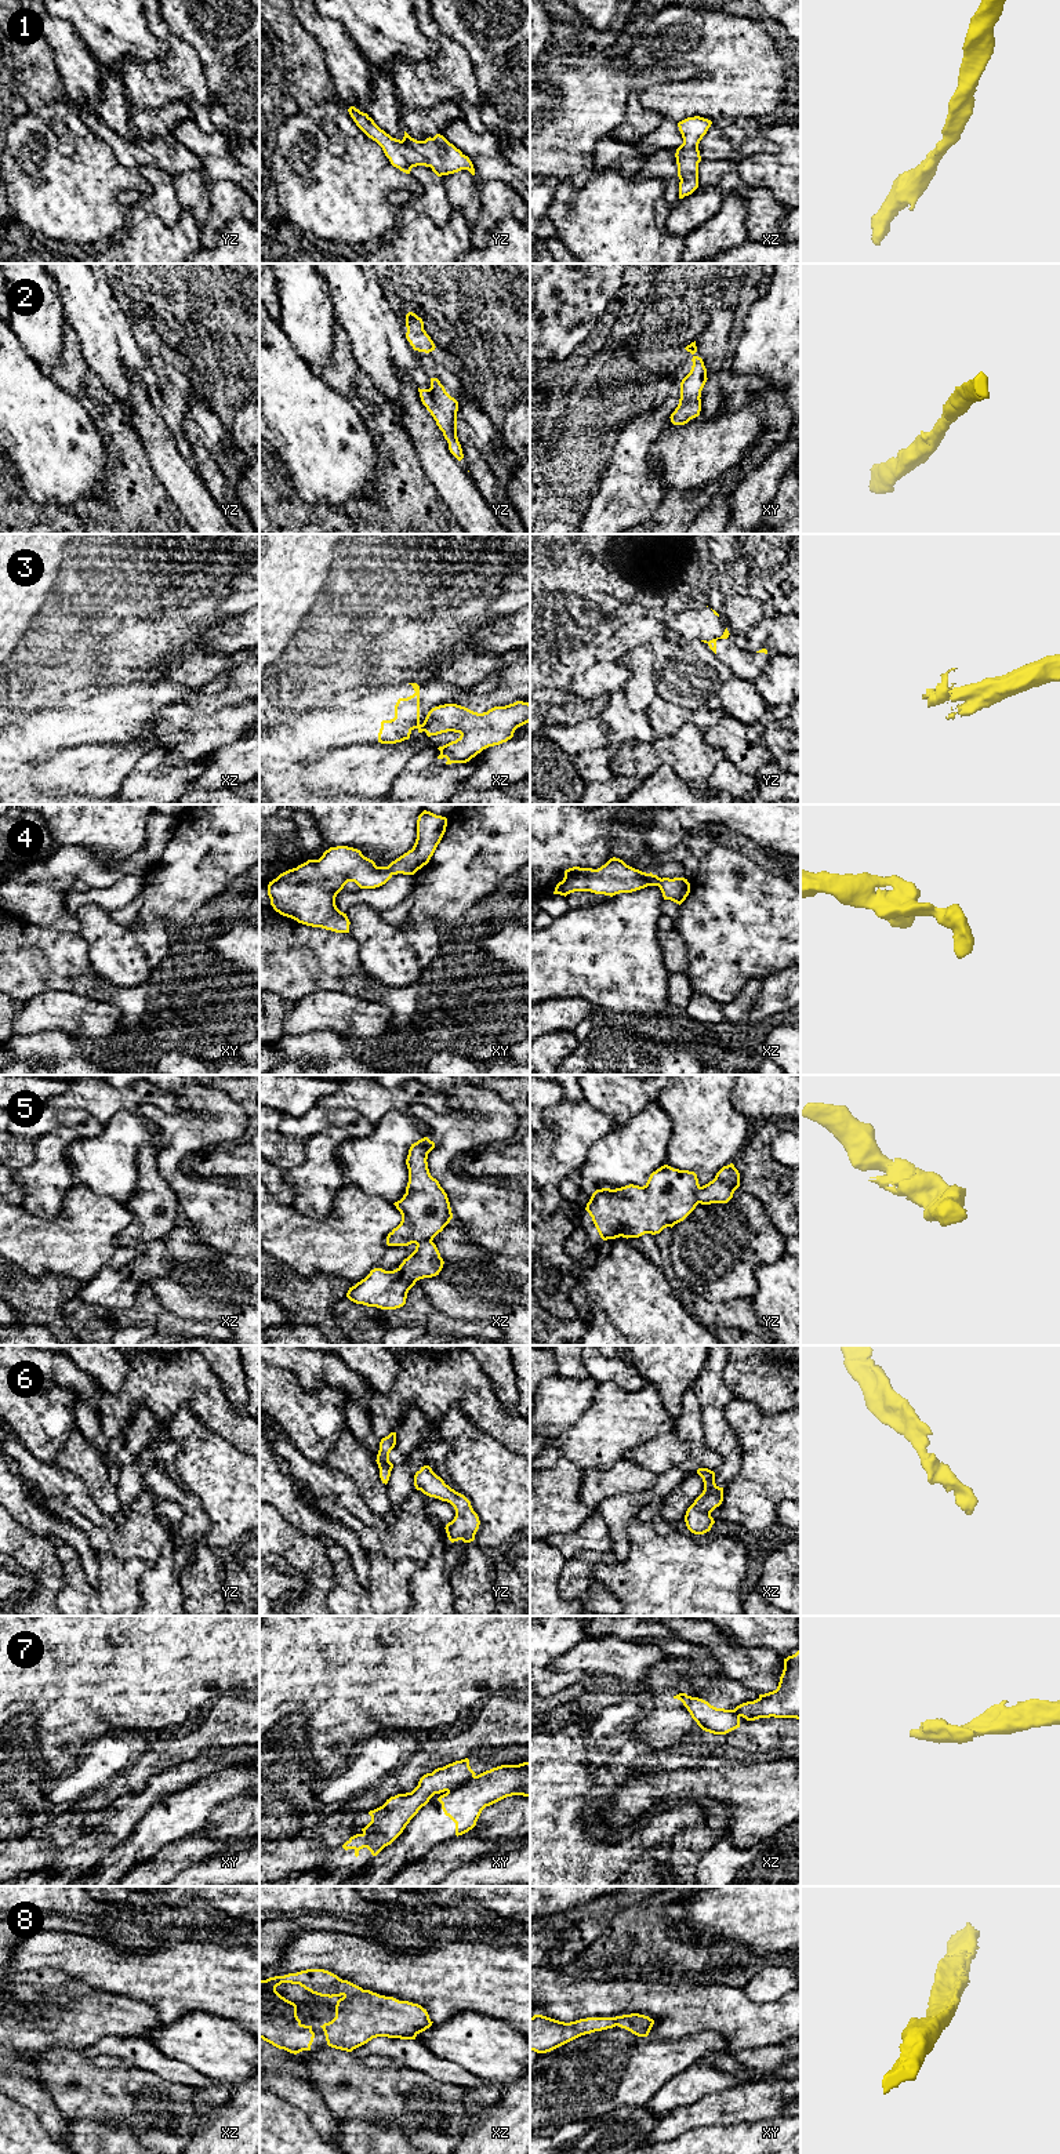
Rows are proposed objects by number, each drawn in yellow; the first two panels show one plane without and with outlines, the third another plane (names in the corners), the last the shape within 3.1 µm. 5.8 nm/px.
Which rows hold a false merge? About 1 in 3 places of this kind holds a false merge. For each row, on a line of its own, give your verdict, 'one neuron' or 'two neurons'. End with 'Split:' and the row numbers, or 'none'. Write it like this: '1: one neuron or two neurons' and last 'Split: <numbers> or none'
1: one neuron
2: one neuron
3: two neurons
4: one neuron
5: one neuron
6: one neuron
7: two neurons
8: one neuron
Split: 3, 7

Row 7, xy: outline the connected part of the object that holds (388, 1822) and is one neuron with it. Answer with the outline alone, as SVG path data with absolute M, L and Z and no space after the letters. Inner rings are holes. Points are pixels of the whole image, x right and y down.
M468 1758L424 1775L411 1792L391 1797L382 1806L370 1810L371 1821L362 1828L362 1834L351 1837L342 1848L353 1849L356 1857L363 1848L377 1856L403 1832L410 1820L435 1794L451 1791L468 1783L475 1775Z

